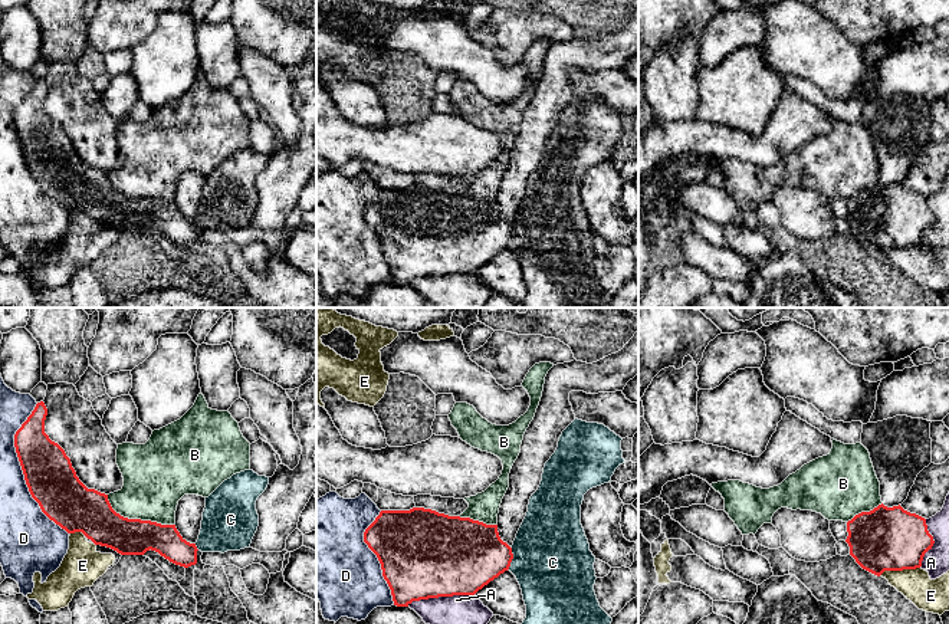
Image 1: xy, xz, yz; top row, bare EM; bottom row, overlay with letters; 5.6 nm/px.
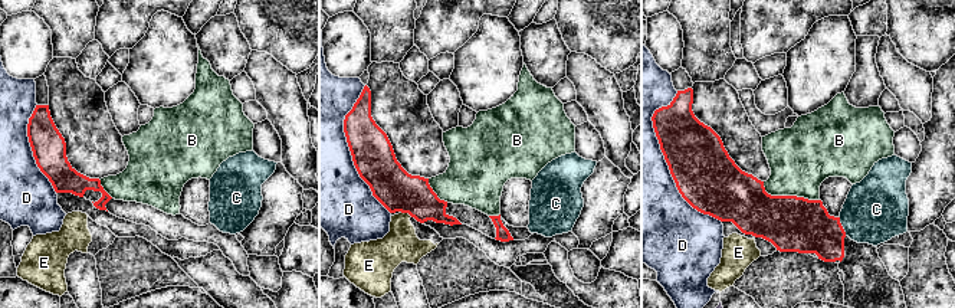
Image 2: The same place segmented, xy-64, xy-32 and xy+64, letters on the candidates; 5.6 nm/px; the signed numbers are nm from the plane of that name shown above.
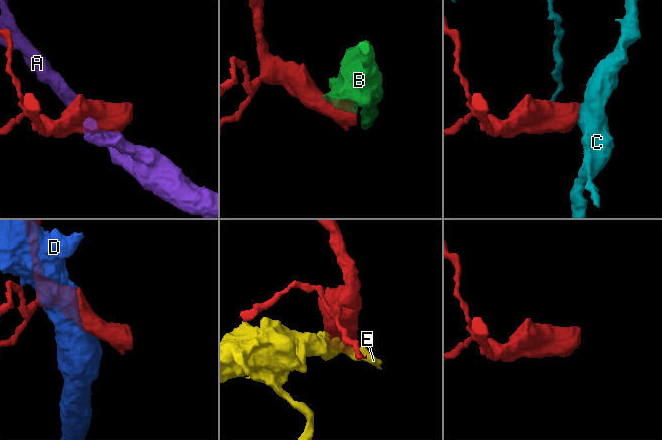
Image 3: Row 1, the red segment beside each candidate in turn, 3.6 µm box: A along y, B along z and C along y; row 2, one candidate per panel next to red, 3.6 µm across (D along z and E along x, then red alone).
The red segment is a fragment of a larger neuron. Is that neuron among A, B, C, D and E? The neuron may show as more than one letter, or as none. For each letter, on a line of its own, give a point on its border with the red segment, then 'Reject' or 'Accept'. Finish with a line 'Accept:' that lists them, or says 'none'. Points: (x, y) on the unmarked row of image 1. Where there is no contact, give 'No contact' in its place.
A: Touches red at xz (440, 273). Reject
B: Touches red at xy (137, 197). Reject
C: Touches red at xz (512, 236). Reject
D: Touches red at xy (22, 147). Reject
E: Touches red at yz (899, 248). Reject
Accept: none

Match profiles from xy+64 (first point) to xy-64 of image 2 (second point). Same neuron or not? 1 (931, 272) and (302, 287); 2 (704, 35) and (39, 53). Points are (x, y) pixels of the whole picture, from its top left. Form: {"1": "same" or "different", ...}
{"1": "same", "2": "different"}

